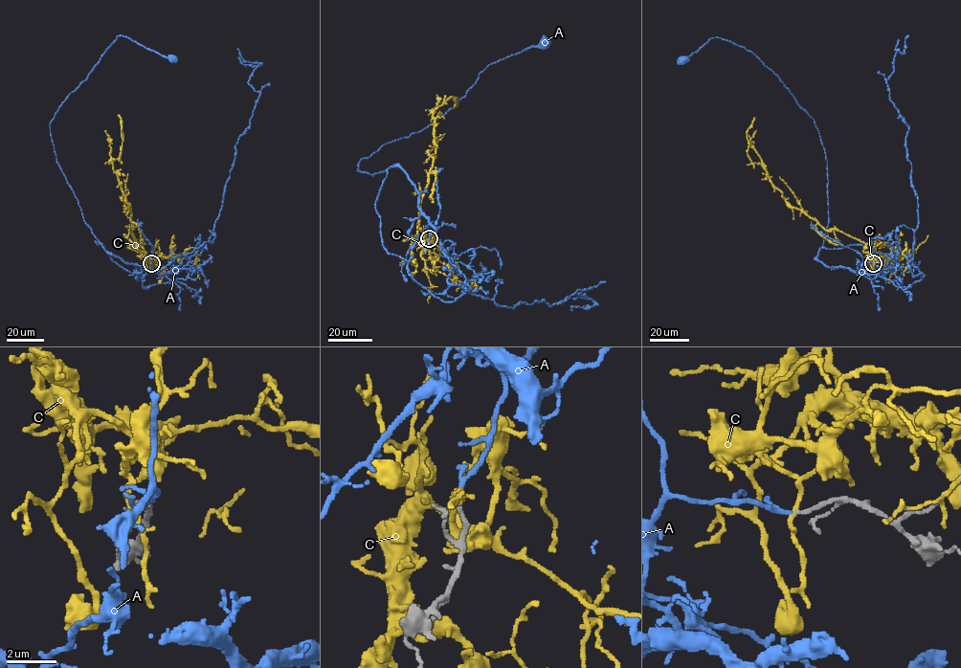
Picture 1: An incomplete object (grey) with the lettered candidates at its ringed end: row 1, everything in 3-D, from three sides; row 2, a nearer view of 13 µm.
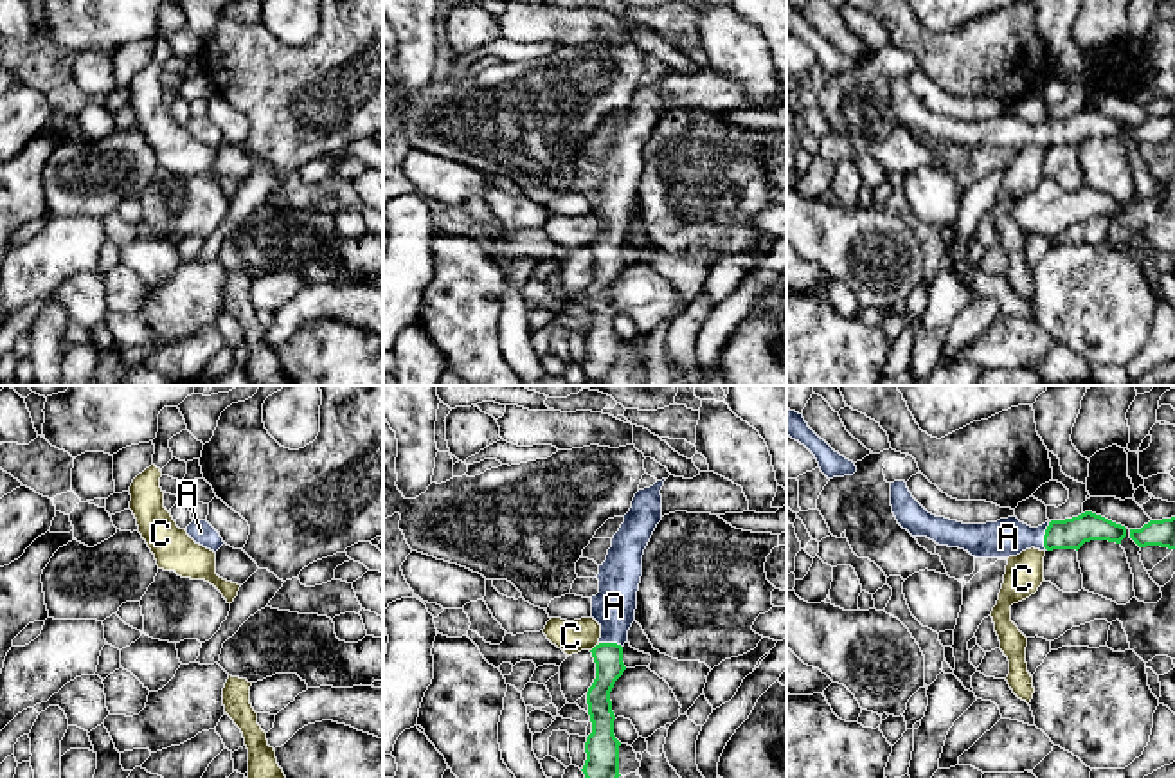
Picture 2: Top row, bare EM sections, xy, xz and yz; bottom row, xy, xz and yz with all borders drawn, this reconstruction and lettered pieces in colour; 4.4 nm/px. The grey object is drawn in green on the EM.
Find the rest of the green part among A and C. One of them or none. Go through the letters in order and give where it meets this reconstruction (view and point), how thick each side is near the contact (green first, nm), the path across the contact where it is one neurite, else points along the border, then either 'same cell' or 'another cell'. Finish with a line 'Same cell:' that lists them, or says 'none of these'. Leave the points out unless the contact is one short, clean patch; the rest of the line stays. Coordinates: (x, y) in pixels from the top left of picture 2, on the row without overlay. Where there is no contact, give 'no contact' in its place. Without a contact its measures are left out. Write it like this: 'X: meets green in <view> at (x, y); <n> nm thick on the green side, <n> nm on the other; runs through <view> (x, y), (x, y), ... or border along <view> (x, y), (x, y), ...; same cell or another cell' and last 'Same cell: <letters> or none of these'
A: meets green in yz at (1044, 134); 140 nm thick on the green side, 180 nm on the other; runs through yz (1071, 130), (1044, 134), (1008, 134); same cell
C: meets green in xz at (594, 244); 130 nm thick on the green side, 140 nm on the other; border along xz (600, 240), (591, 247); another cell
Same cell: A

